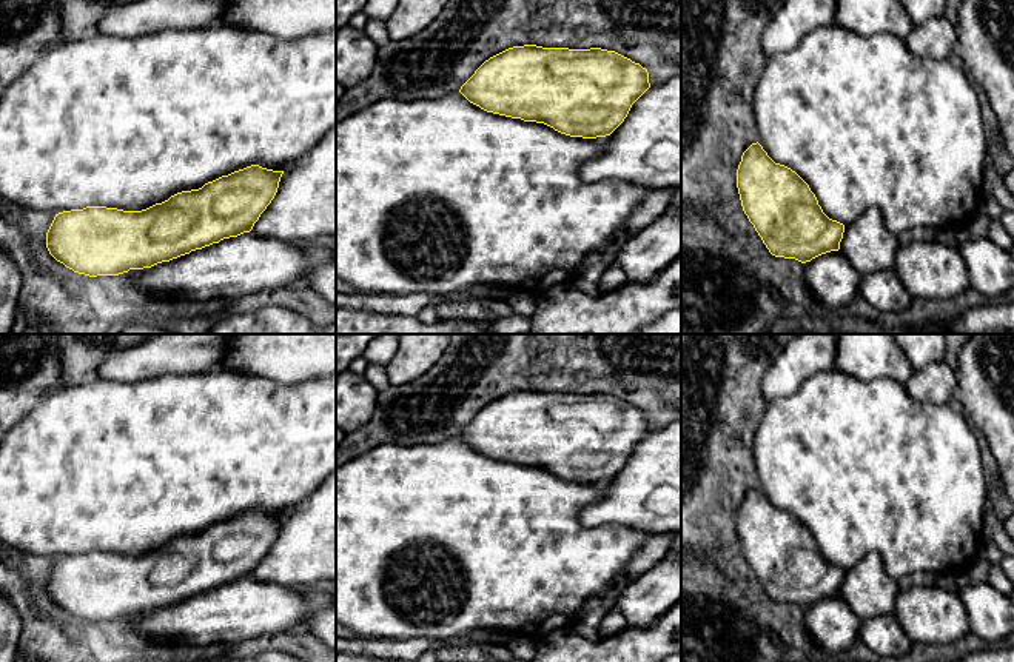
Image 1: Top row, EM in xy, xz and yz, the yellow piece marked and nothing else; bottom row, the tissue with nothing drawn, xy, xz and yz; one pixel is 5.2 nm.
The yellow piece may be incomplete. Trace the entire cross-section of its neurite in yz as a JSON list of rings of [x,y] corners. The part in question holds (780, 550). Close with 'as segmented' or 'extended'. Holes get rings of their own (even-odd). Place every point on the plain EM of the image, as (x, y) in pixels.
[[[752,488],[741,500],[737,533],[749,567],[775,602],[801,608],[840,594],[844,570],[829,563],[809,530]]]; as segmented

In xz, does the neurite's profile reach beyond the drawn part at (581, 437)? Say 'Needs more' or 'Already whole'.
Already whole

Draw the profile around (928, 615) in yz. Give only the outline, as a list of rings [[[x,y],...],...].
[[[942,587],[900,590],[894,614],[914,644],[948,645],[969,633],[957,591]]]

